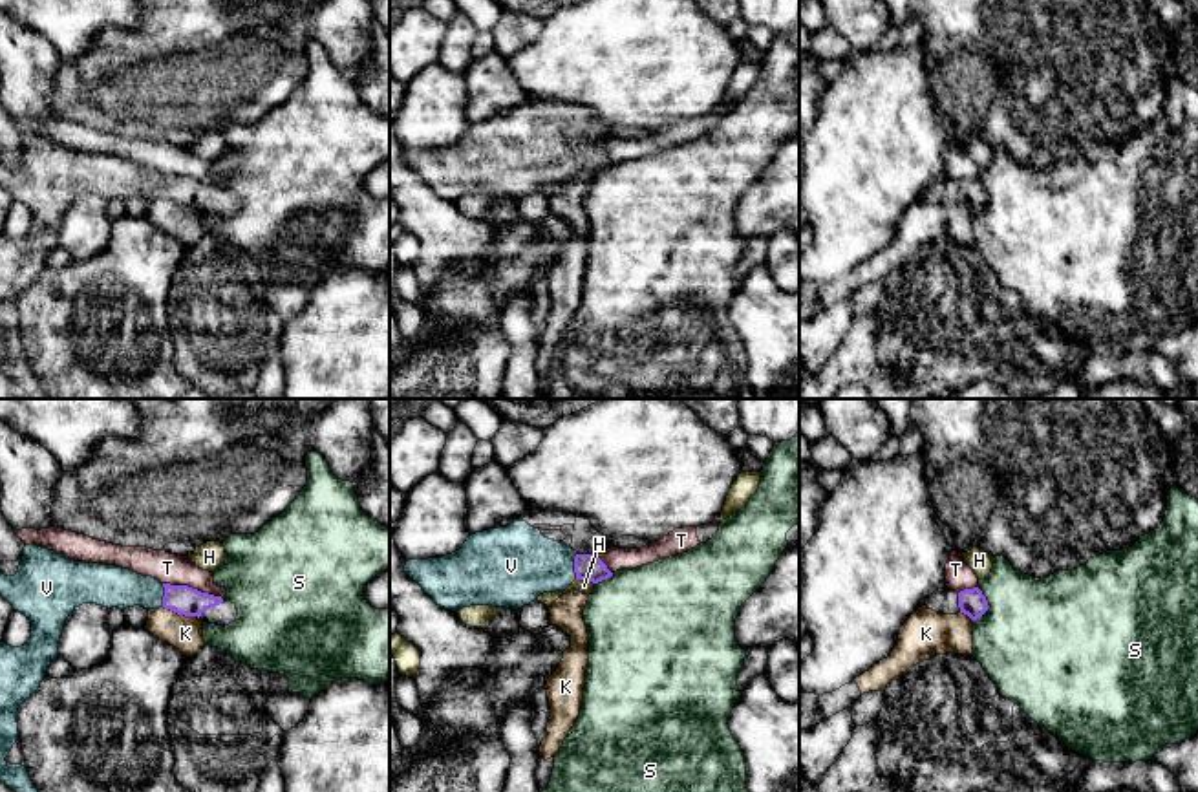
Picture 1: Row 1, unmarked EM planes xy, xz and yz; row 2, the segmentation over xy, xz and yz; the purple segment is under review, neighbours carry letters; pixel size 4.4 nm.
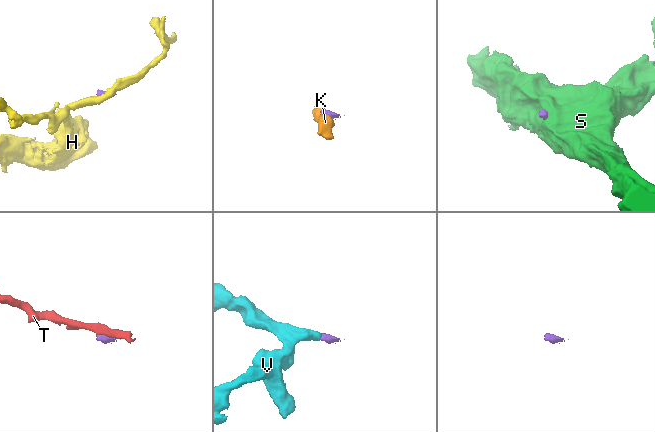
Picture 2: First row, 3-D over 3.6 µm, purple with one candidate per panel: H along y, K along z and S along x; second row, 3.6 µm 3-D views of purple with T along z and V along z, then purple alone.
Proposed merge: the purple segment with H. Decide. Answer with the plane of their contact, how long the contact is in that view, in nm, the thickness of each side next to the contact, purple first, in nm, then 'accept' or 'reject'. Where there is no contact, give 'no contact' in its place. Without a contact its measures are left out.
xz | 80 nm | 110/60 nm | reject

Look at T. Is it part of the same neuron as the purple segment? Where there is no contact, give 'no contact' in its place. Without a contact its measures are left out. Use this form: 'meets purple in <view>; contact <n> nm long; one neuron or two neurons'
meets purple in xy; contact 280 nm long; two neurons

